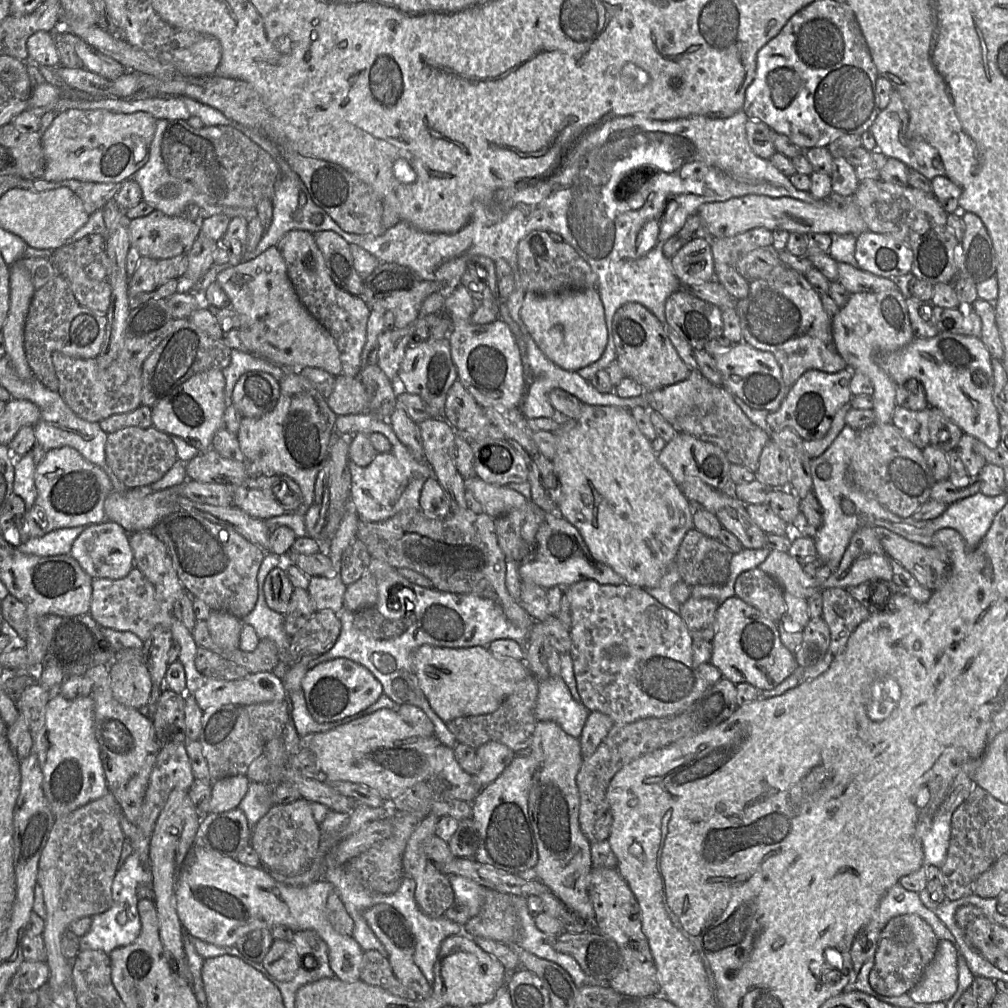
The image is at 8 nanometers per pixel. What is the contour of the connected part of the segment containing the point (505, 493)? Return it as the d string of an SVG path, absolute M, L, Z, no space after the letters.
M478 476L465 479L464 485L479 501L483 513L493 519L520 508L527 502L522 494L508 486L488 484Z

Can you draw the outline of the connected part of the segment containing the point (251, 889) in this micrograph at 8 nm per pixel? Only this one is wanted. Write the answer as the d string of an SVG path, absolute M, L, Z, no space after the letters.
M195 845L178 868L175 885L176 908L183 928L192 936L207 943L221 947L235 947L239 938L256 929L272 929L284 925L293 931L315 931L329 947L330 966L335 977L345 982L360 980L364 950L351 935L337 932L327 916L327 899L334 891L334 885L326 879L315 881L305 886L294 886L277 881L266 868L250 867L236 859L221 856L206 848Z

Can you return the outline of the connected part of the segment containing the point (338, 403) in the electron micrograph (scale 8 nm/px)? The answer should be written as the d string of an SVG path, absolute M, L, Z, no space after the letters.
M337 376L334 390L326 400L337 416L362 414L369 410L366 387L358 377Z

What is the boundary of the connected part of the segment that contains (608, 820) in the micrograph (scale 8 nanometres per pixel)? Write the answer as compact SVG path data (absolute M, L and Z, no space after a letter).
M722 677L715 684L708 685L702 695L681 713L671 717L650 717L627 724L614 724L596 751L584 759L576 777L580 797L579 825L590 843L609 837L613 818L606 792L612 778L621 768L648 752L719 725L736 708L736 686Z

